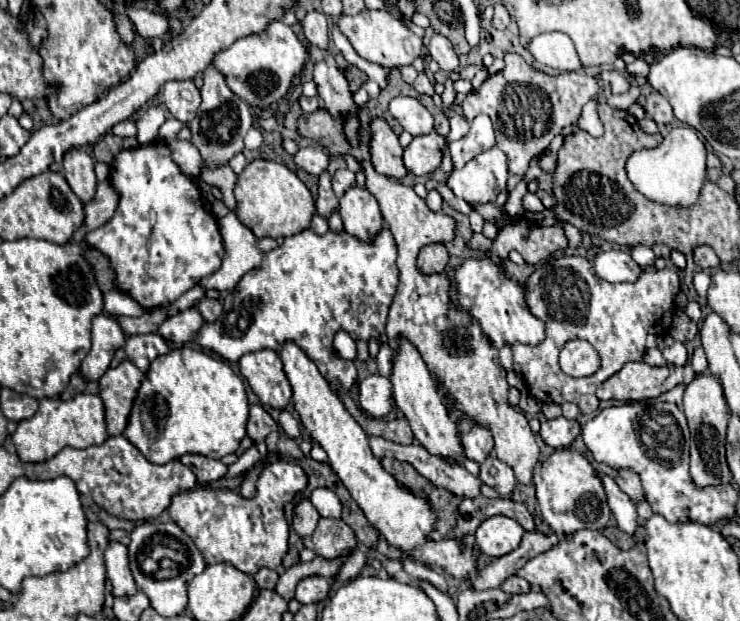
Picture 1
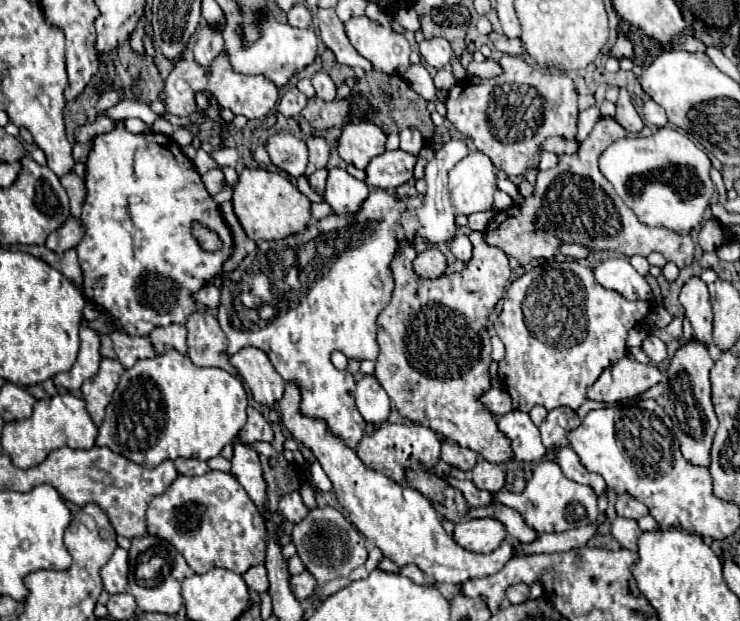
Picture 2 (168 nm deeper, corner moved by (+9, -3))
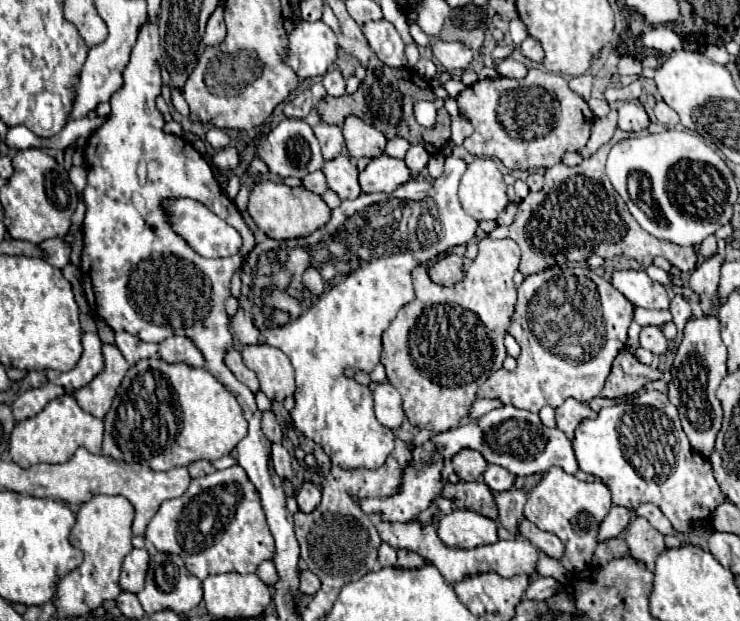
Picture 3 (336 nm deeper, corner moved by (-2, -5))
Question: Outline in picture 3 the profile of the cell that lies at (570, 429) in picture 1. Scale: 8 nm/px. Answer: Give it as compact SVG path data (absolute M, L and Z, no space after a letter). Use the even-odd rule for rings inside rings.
M570 397L556 409L556 423L558 423L558 429L566 433L568 439L574 439L574 431L580 425L580 421L586 417L594 417L594 415L596 411L592 411L588 403L582 403Z

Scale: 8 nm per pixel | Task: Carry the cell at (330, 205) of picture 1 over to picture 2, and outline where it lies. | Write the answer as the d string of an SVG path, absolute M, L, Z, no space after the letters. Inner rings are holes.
M311 137L307 141L307 147L309 147L309 165L307 165L305 177L309 179L311 173L315 173L317 169L323 169L327 165L329 143L325 143L325 139L321 139L321 137Z

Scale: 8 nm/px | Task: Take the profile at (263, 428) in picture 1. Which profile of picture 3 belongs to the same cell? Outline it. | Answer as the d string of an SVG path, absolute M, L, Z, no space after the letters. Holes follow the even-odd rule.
M272 411L262 413L262 431L264 431L264 435L266 435L272 443L280 443L280 441L282 441L282 427L280 427L280 423L276 421L276 417L274 417Z

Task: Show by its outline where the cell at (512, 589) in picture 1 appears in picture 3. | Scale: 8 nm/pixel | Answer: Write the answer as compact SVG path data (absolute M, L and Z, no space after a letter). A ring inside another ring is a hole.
M534 577L530 581L530 587L526 591L528 599L536 599L536 601L544 601L550 599L558 589L558 581L552 577Z

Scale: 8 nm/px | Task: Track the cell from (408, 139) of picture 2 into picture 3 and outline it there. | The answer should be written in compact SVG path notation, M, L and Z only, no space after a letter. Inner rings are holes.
M412 145L412 147L408 149L408 153L406 153L404 163L406 163L406 167L410 169L412 177L418 177L418 173L420 173L420 171L426 167L426 163L428 163L428 153L426 153L426 149L424 149L422 145Z

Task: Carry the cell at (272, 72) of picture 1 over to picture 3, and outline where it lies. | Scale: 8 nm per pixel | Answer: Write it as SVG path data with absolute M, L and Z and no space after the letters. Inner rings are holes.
M302 21L290 33L286 61L300 79L318 77L328 71L336 59L338 41L334 31L322 21Z

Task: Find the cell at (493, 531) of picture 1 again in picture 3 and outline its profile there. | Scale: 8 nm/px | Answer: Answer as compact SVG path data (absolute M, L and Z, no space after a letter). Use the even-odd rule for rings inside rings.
M454 509L448 515L442 515L438 521L438 537L448 547L458 549L474 549L480 545L496 543L496 521L468 511L468 509Z

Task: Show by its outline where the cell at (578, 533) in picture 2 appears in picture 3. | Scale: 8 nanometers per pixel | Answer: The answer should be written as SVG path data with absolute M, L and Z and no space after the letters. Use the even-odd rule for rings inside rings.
M614 505L610 509L610 513L608 513L608 517L600 525L600 541L606 541L606 539L622 535L624 529L628 527L628 523L630 523L630 509Z

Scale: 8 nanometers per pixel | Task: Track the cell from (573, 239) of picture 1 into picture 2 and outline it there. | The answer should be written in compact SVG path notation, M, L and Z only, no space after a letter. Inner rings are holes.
M567 244L560 246L560 253L567 255L567 257L573 257L573 259L583 259L583 257L587 257L589 251L579 244Z

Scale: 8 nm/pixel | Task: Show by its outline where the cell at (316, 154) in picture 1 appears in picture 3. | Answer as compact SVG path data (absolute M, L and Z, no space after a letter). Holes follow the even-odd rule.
M282 119L268 135L258 137L254 141L254 147L256 147L258 159L262 159L268 165L268 171L282 177L282 179L284 177L298 177L300 179L312 171L322 169L322 165L324 165L318 139L312 131L312 127L302 119Z

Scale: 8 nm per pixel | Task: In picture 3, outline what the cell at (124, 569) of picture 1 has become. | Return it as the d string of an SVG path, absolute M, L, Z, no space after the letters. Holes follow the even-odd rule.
M132 549L124 557L122 575L120 575L120 587L130 593L138 593L144 587L144 577L148 571L150 553L146 549Z

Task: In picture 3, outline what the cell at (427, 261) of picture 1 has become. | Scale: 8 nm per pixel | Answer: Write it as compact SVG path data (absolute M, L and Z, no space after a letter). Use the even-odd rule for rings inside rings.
M448 253L444 259L440 259L436 265L432 265L428 269L428 275L434 283L438 283L442 287L452 287L454 283L458 283L464 277L462 257Z

